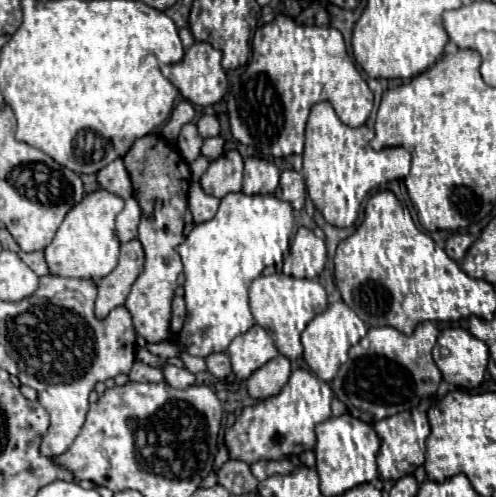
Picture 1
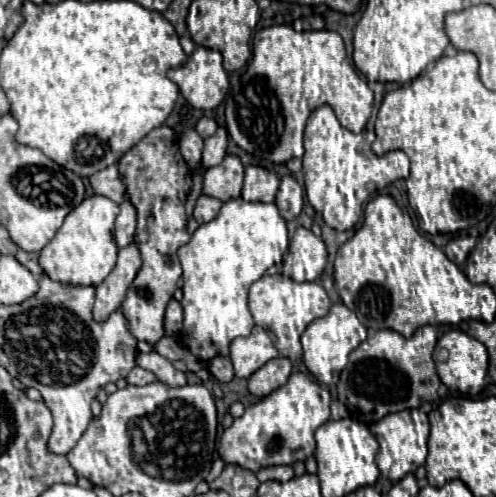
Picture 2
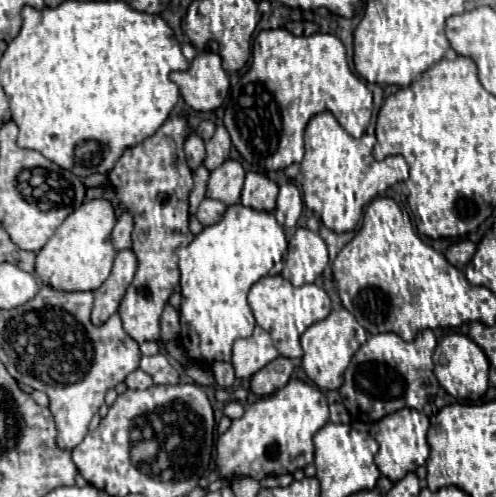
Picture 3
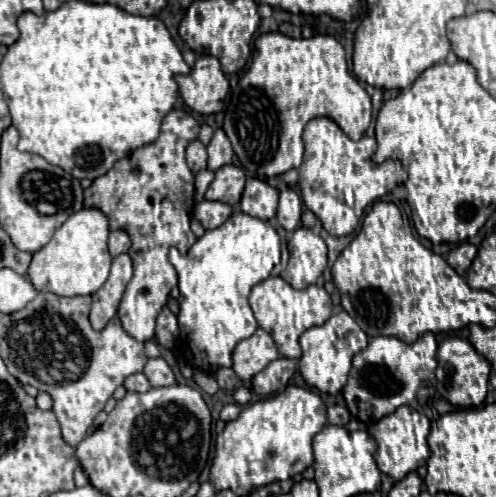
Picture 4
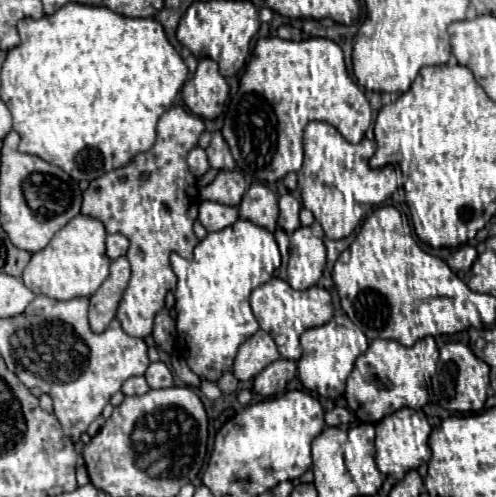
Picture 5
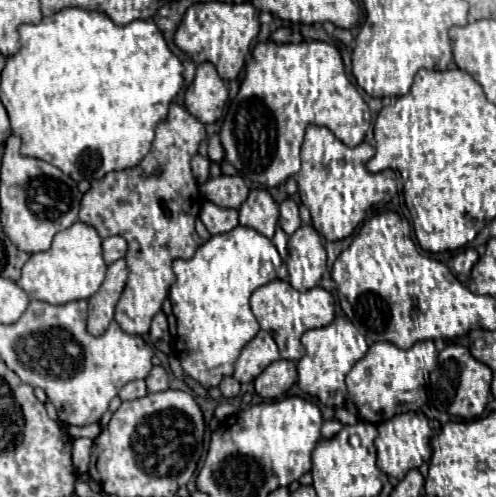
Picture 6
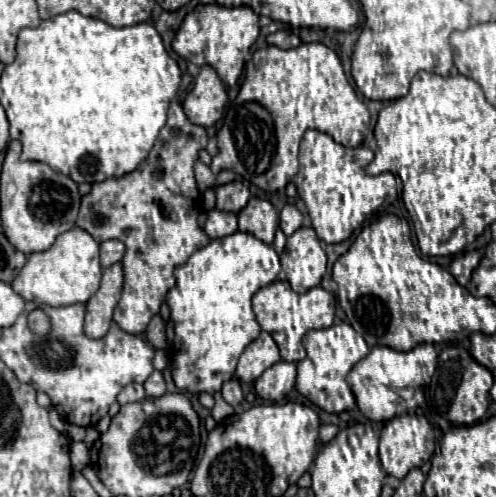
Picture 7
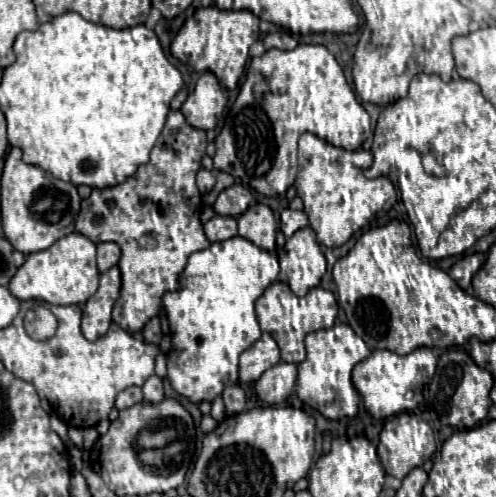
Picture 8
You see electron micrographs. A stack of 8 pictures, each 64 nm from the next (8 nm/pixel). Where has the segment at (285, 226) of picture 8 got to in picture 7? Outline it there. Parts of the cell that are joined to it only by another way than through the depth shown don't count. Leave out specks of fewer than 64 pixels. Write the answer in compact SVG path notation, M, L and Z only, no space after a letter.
M286 204L280 210L280 228L286 236L292 236L292 232L296 232L302 226L302 214L298 212L298 208L294 204Z

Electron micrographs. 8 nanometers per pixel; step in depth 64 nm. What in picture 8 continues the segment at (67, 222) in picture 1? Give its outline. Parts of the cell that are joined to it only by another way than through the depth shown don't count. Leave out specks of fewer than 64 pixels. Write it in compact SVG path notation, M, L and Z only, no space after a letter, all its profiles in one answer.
M72 232L68 236L62 236L56 244L52 244L52 248L28 254L26 262L10 280L8 288L20 300L38 298L40 302L68 306L68 304L84 304L96 292L98 280L100 272L96 268L96 244L84 234Z

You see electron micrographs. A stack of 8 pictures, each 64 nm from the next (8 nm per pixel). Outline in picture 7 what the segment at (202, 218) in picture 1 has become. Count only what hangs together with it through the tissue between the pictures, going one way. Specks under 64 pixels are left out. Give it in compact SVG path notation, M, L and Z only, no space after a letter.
M206 210L206 224L204 224L204 232L214 240L214 238L222 238L228 236L232 232L238 230L238 214L234 212L222 212L222 210Z

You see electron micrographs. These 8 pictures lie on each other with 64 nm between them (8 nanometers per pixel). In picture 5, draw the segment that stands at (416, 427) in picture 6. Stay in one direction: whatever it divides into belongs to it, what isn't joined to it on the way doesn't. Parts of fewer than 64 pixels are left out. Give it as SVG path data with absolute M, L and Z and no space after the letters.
M400 408L398 412L386 416L376 426L376 466L382 474L402 480L410 470L427 463L431 457L428 438L432 427L423 411Z

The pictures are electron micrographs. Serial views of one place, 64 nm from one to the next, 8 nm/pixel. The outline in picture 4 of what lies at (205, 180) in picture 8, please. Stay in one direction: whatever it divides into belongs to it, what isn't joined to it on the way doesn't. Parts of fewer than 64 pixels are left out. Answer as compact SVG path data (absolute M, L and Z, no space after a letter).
M192 140L186 148L186 160L188 160L188 166L192 168L192 172L196 174L198 170L204 170L206 168L206 146L200 142L200 140Z

